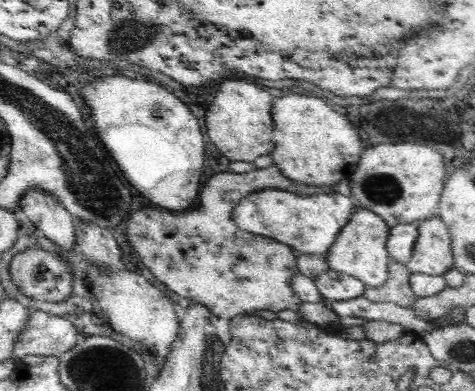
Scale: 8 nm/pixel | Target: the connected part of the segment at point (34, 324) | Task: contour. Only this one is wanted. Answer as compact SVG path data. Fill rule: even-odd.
M33 311L26 330L13 348L13 356L22 359L28 354L58 356L76 345L78 329L73 322L50 312Z

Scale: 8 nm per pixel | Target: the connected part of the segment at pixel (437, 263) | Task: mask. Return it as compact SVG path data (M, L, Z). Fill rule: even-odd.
M435 214L418 223L418 232L411 259L406 264L408 270L440 276L454 268L451 236L446 224Z

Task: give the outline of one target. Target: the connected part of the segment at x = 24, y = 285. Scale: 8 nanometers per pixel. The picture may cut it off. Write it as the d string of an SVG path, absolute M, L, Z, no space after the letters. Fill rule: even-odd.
M40 248L22 250L15 255L9 266L14 284L30 298L36 300L49 300L50 302L60 302L70 298L73 292L75 274L70 268L70 264L57 253L50 254Z

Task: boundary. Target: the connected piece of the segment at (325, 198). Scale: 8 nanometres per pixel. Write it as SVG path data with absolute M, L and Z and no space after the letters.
M264 189L260 194L245 196L235 206L234 221L246 232L269 236L292 246L298 254L326 256L342 228L352 222L350 218L354 218L357 208L351 195L339 192L298 195L278 189Z

